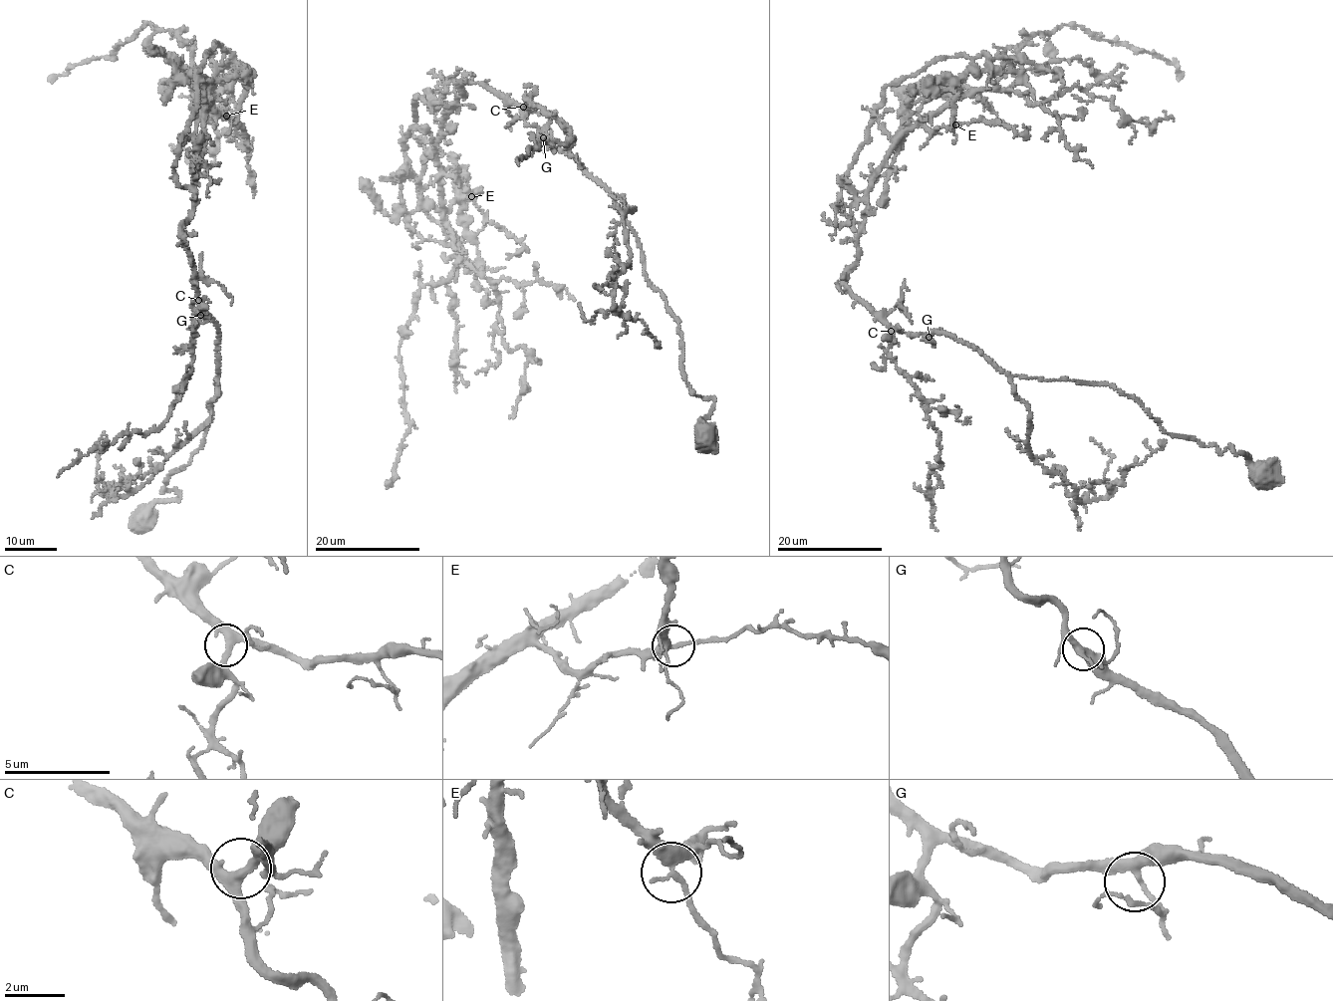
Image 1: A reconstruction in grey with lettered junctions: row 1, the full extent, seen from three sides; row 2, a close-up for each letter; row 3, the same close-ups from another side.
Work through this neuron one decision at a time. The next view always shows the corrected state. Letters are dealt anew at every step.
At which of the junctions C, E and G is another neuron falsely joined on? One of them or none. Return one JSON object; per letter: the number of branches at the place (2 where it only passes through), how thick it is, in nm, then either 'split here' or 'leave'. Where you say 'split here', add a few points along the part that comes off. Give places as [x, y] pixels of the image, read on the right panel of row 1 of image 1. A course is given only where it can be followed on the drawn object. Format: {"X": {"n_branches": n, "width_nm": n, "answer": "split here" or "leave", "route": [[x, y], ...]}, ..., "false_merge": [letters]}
{"C": {"n_branches": 3, "width_nm": 300, "answer": "leave"}, "E": {"n_branches": 3, "width_nm": 300, "answer": "leave"}, "G": {"n_branches": 3, "width_nm": 280, "answer": "leave"}, "false_merge": []}

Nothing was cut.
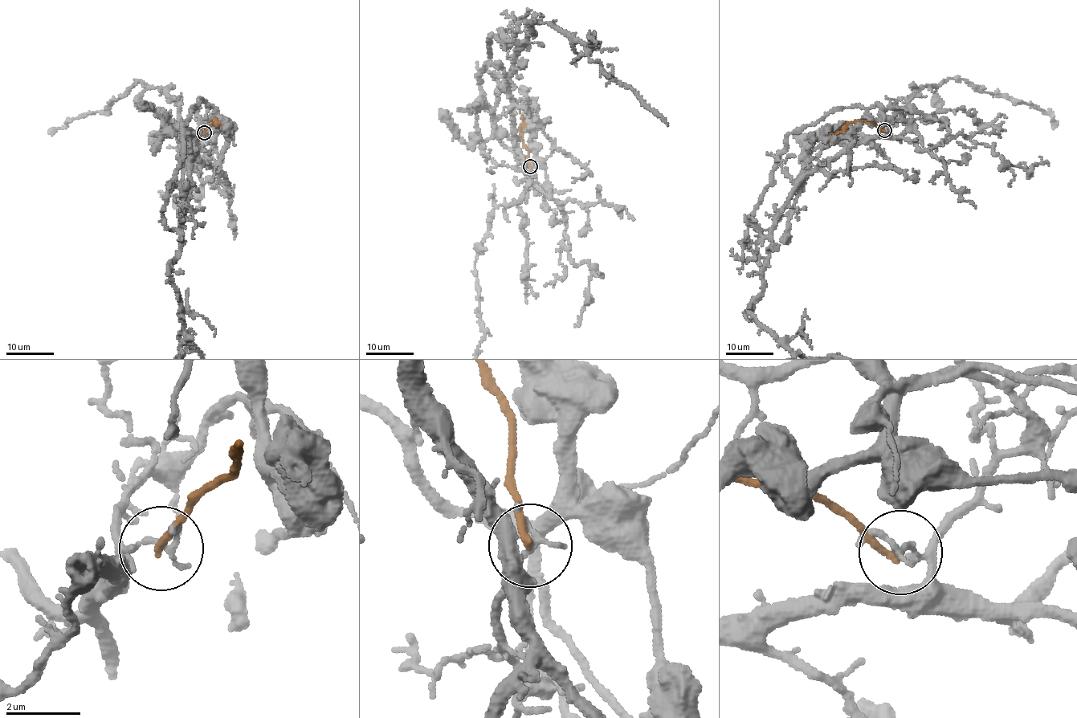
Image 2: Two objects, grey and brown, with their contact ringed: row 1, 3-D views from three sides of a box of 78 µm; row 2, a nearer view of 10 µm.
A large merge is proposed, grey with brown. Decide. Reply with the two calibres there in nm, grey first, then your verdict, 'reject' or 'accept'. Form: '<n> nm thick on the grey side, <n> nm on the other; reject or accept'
140 nm thick on the grey side, 190 nm on the other; reject

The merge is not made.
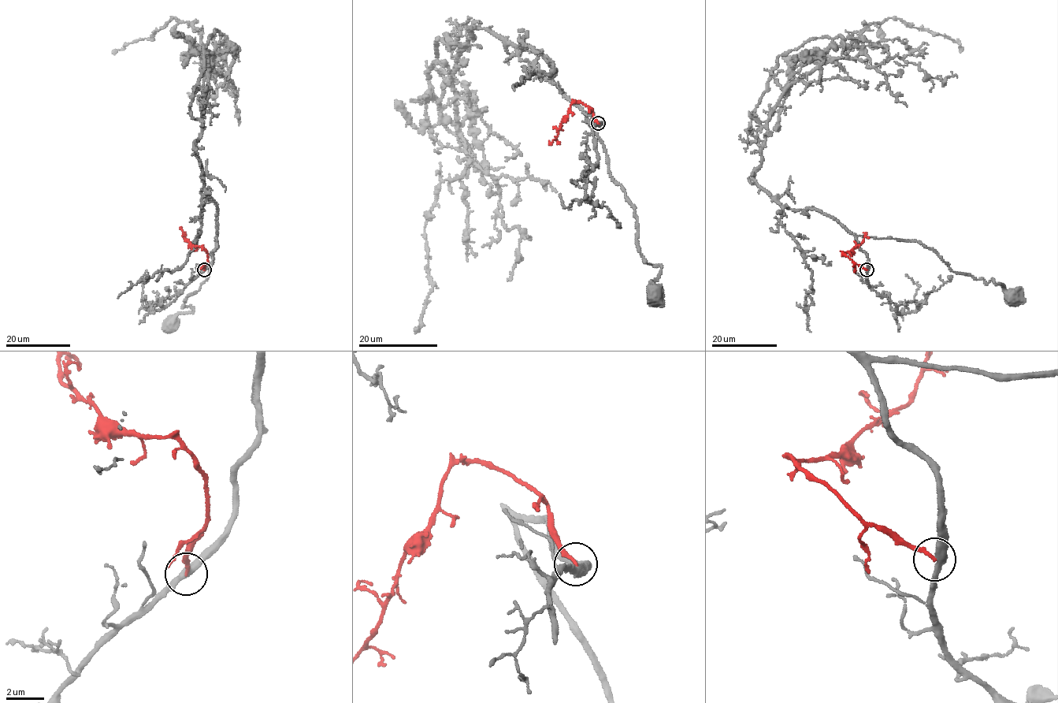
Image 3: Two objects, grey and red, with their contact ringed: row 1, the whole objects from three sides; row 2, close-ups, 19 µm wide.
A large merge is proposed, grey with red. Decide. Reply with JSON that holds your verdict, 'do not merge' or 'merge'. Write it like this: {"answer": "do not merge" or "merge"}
{"answer": "do not merge"}

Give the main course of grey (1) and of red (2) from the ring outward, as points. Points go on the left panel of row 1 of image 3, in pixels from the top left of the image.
1: (204, 269), (212, 261), (217, 236), (206, 280), (185, 299), (183, 306), (193, 310), (180, 313), (171, 328)
2: (204, 269), (208, 258), (206, 251), (202, 247), (193, 247), (189, 243), (180, 226)

